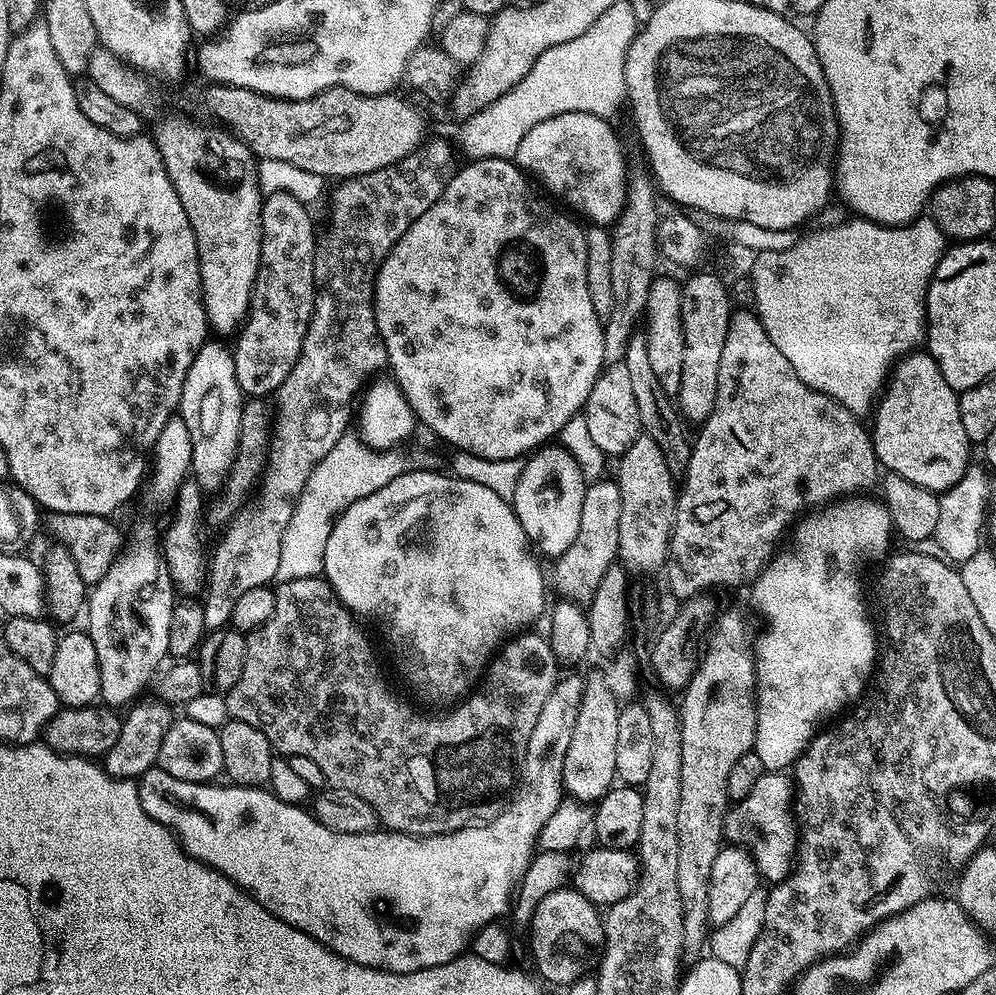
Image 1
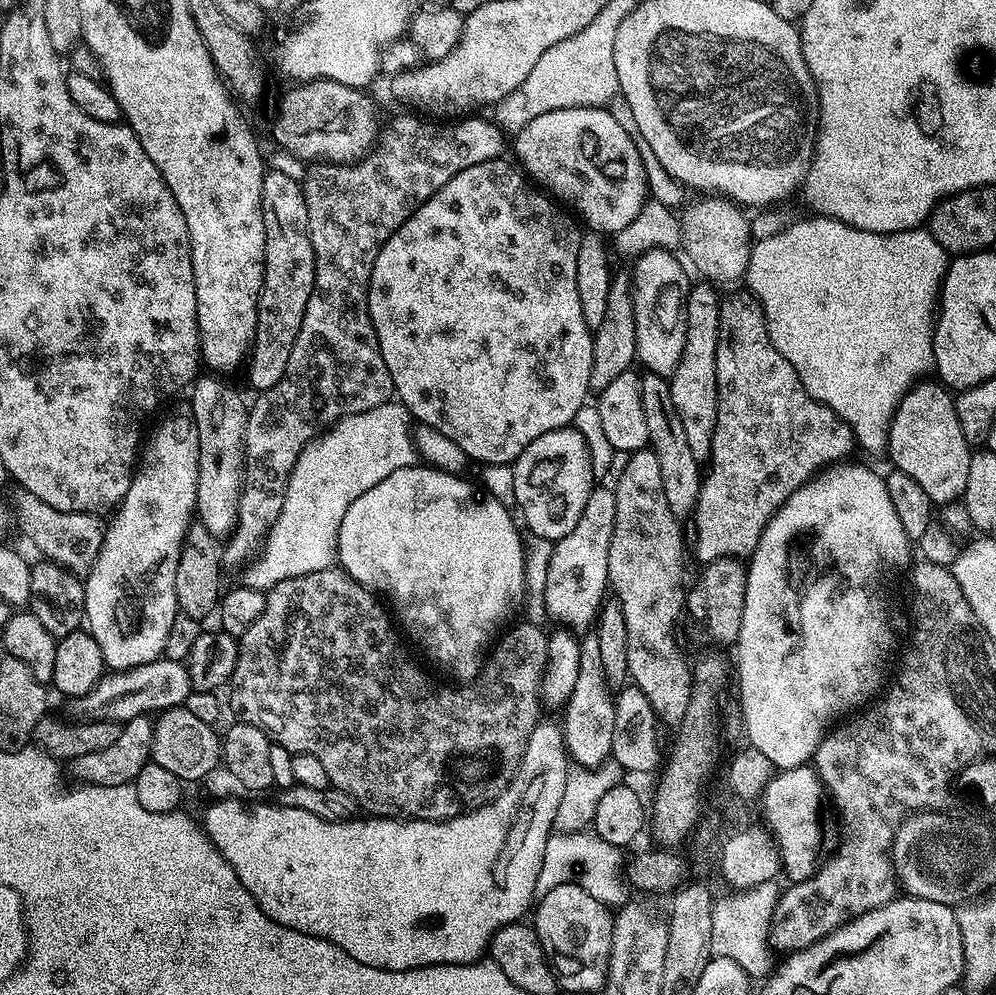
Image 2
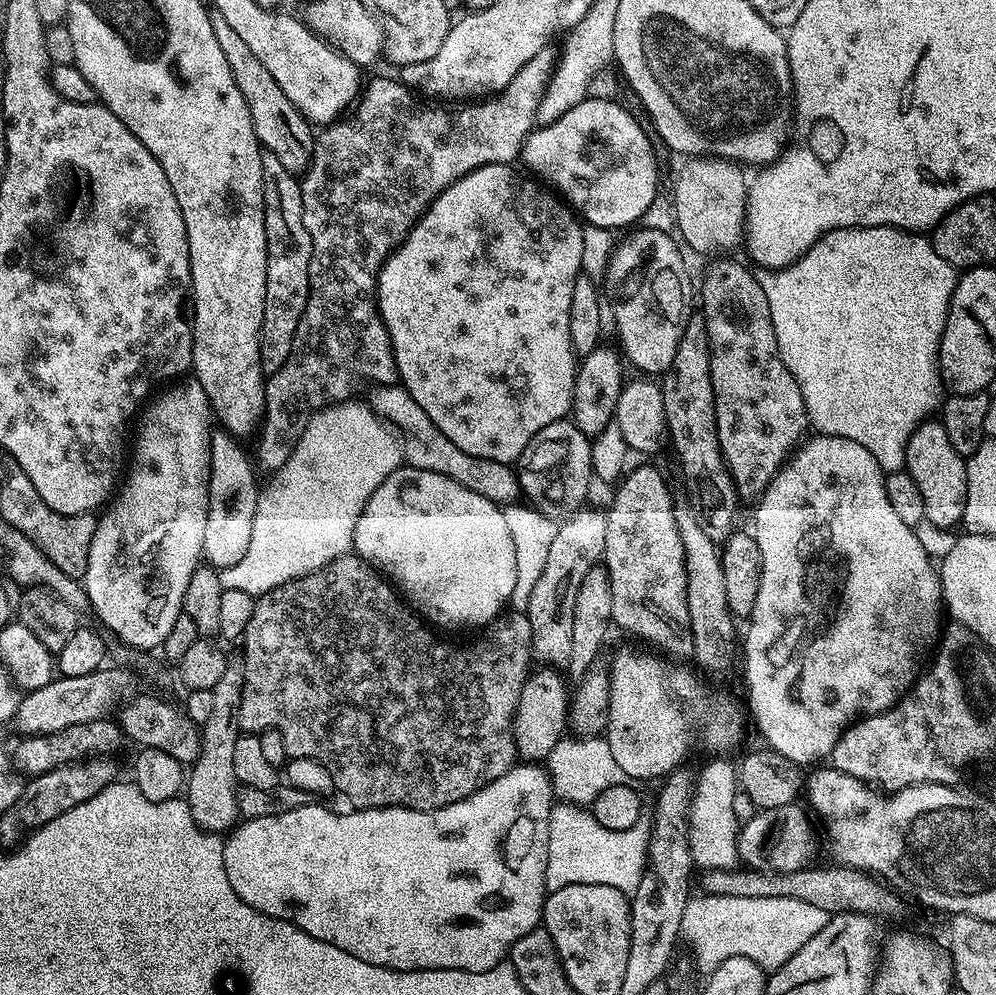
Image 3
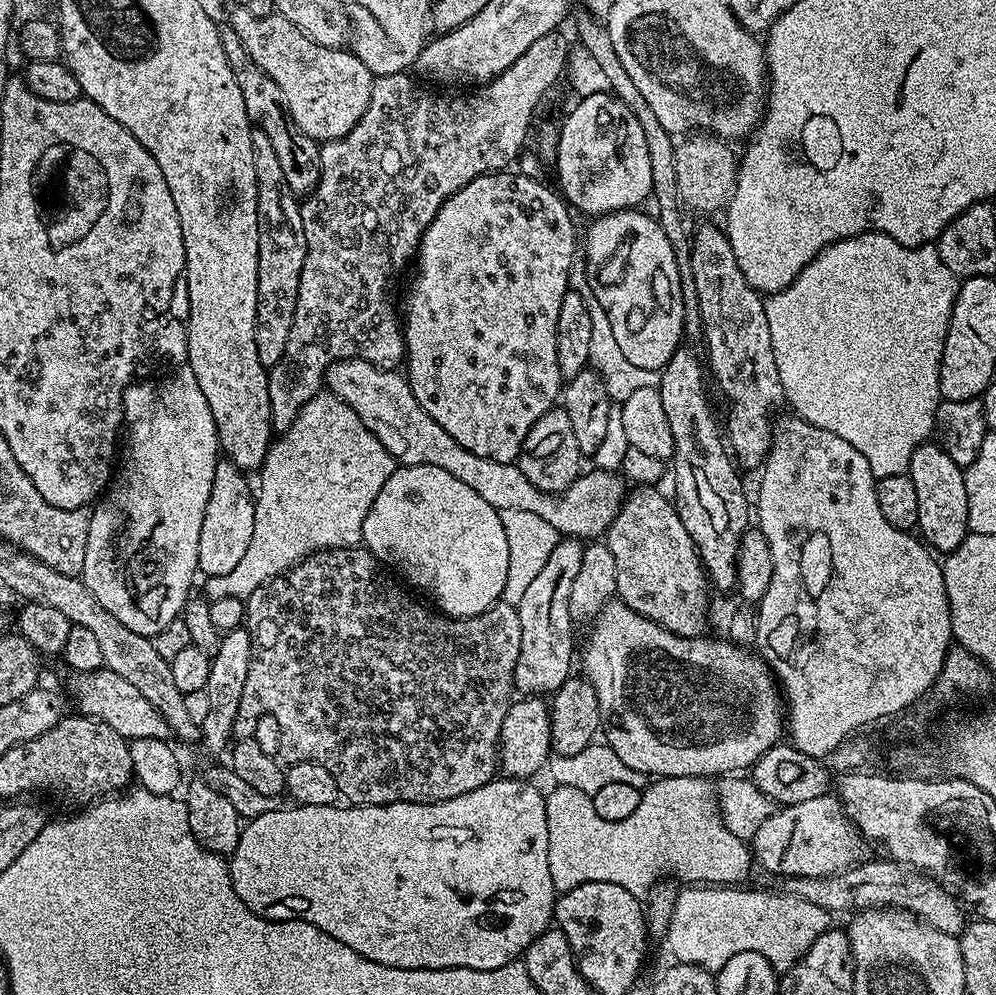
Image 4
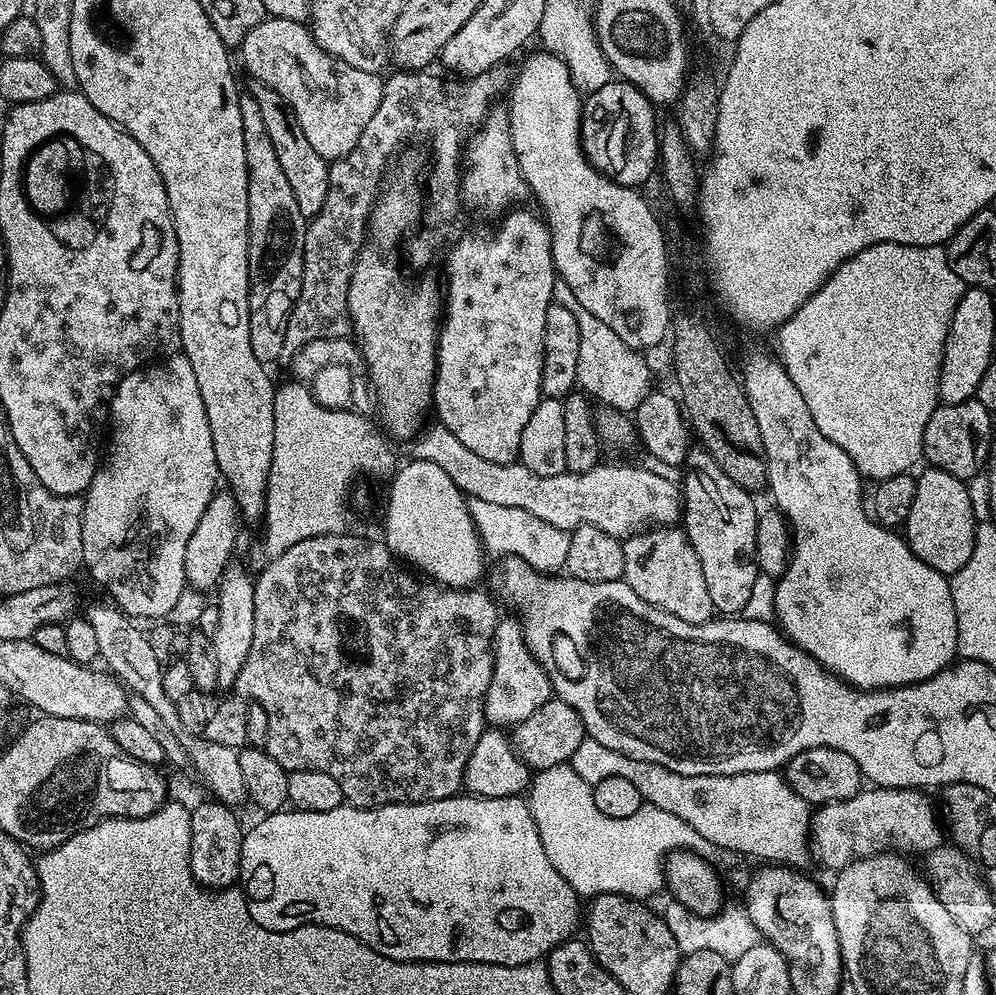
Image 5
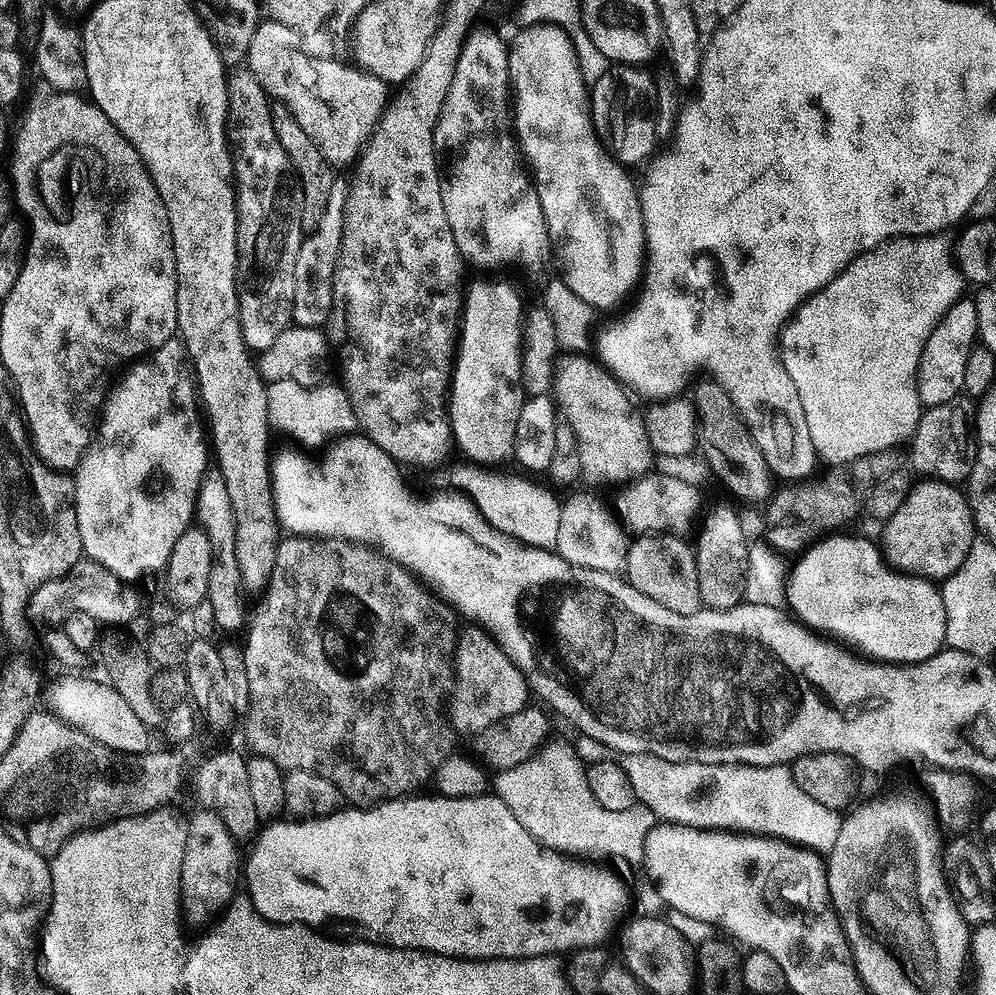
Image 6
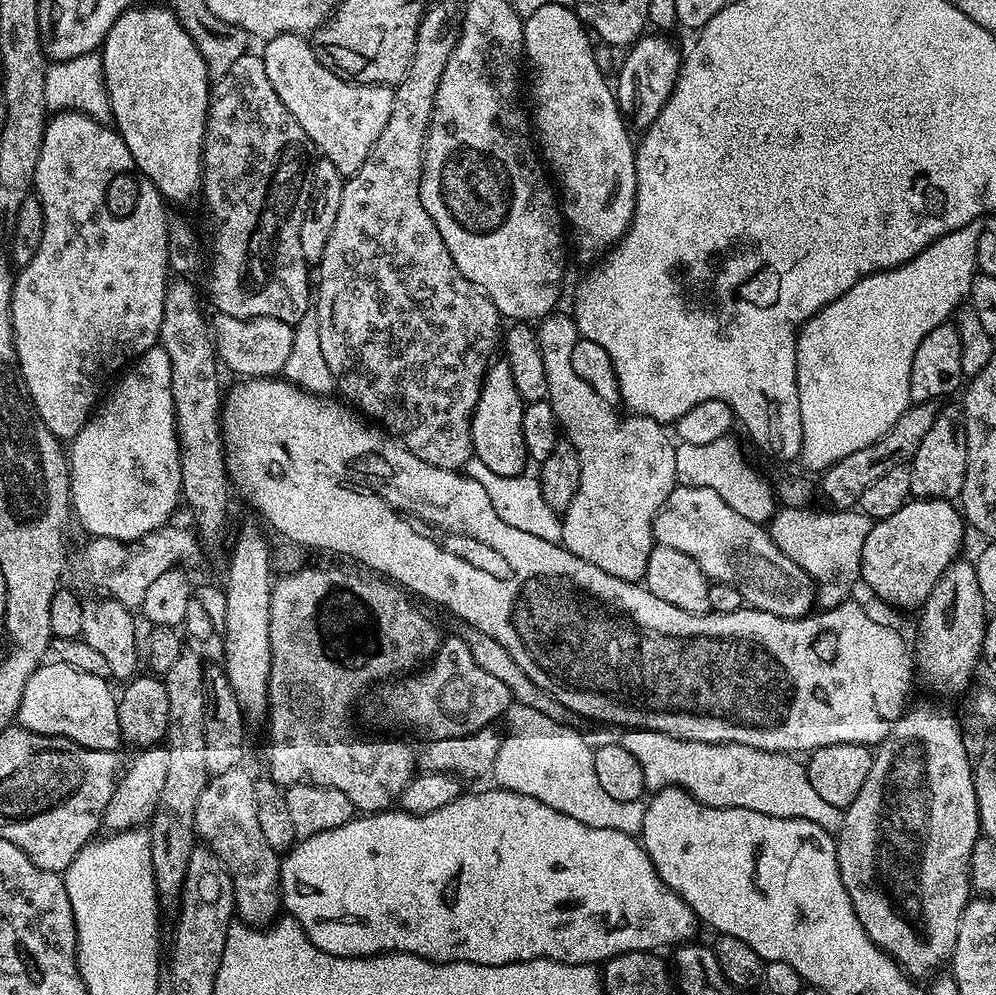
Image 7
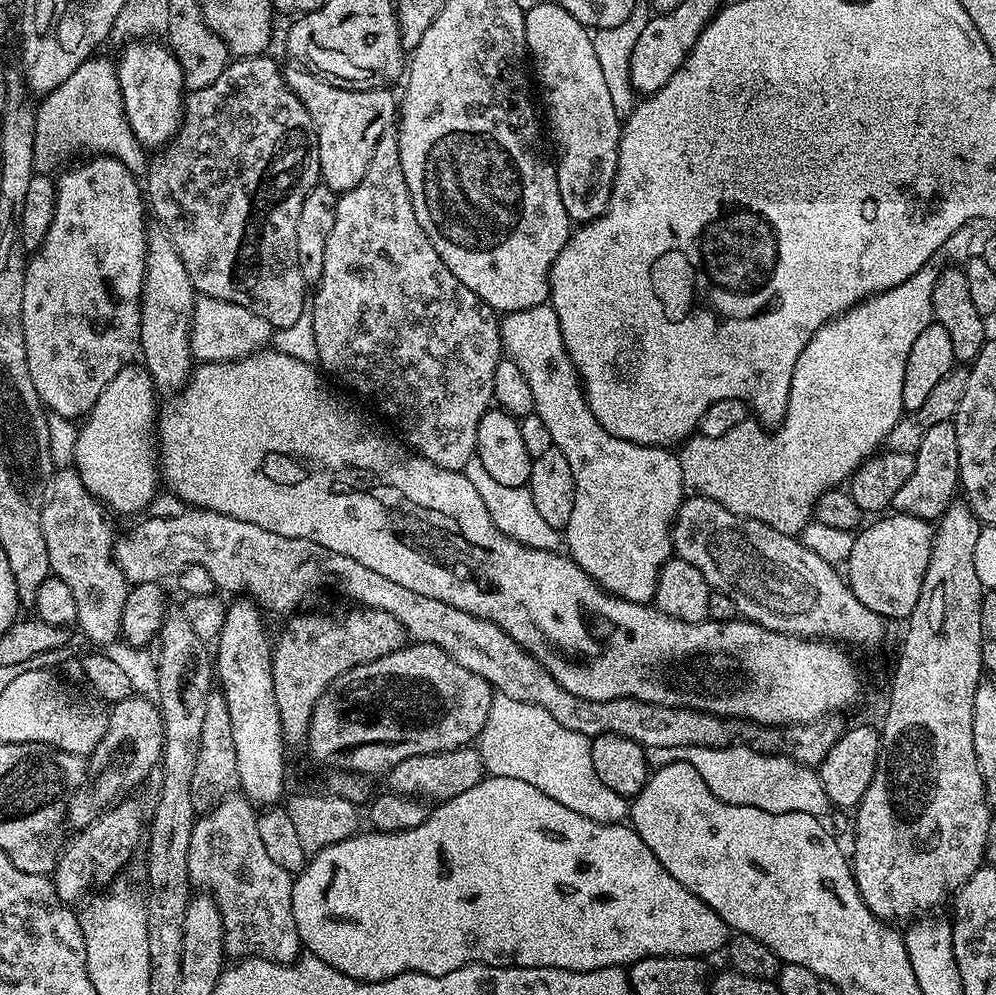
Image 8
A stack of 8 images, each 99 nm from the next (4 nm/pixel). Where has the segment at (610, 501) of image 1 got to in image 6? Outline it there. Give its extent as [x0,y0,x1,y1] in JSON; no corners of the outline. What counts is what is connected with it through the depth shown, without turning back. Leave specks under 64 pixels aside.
[446,626,529,734]

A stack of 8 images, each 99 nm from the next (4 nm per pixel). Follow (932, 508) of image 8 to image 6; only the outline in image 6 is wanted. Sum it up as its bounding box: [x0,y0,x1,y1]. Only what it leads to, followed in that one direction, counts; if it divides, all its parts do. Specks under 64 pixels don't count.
[910,394,976,485]

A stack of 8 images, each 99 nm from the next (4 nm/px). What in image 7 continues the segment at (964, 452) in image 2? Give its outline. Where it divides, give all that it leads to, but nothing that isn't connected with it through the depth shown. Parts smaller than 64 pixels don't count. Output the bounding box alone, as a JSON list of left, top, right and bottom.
[860,499,966,609]

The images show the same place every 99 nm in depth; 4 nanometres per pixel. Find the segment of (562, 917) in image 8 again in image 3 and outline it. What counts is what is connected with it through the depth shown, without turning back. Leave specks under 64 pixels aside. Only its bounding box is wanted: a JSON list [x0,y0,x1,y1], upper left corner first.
[224,763,554,972]

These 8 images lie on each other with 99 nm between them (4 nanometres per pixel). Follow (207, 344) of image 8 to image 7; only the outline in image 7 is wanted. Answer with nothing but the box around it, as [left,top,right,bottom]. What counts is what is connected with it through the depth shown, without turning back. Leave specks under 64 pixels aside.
[214,315,293,378]

